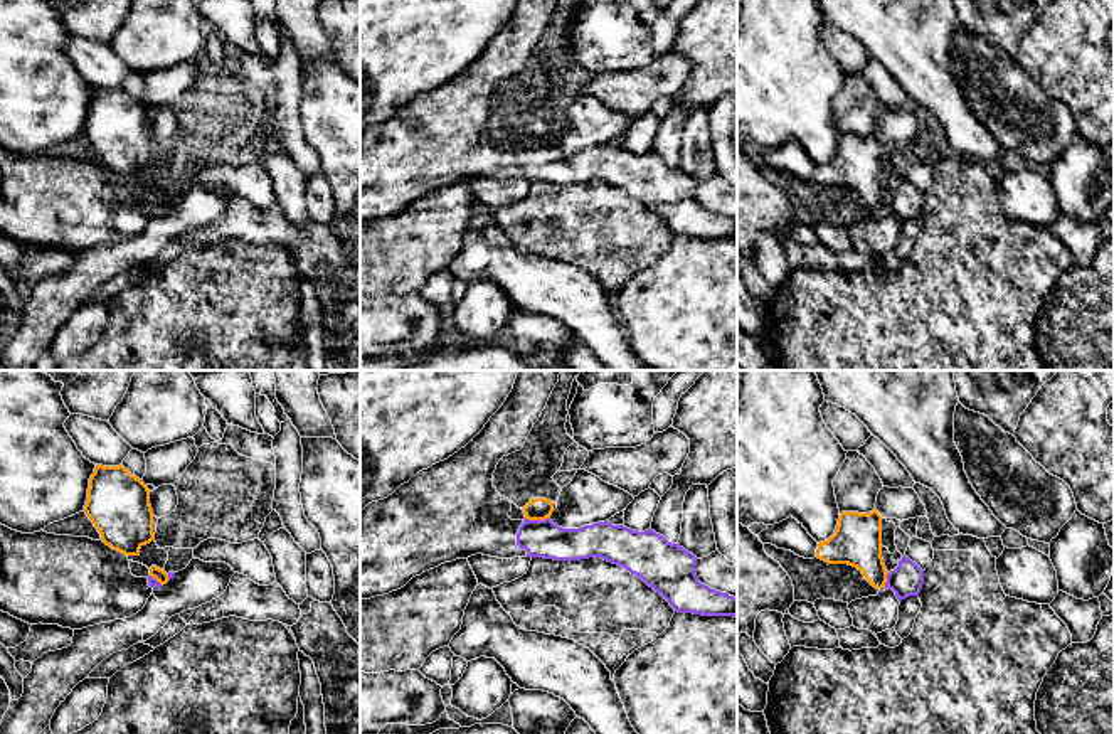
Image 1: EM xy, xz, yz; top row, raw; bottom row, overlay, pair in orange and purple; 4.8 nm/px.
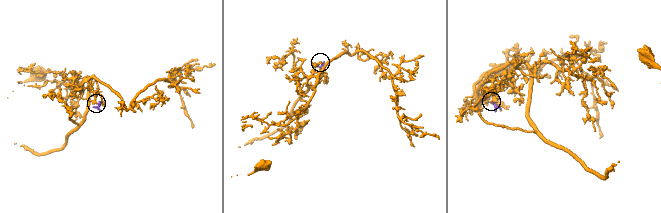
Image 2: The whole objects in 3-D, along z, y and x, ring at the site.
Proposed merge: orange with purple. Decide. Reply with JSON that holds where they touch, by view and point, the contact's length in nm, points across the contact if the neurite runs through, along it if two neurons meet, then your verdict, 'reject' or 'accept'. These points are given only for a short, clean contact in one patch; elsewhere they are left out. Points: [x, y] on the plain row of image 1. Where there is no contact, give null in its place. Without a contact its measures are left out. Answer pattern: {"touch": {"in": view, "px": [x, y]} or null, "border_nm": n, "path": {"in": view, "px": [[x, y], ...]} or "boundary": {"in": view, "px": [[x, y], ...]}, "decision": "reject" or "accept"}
{"touch": {"in": "xz", "px": [537, 142]}, "border_nm": 110, "boundary": {"in": "xz", "px": [[525, 140], [547, 142]]}, "decision": "reject"}

